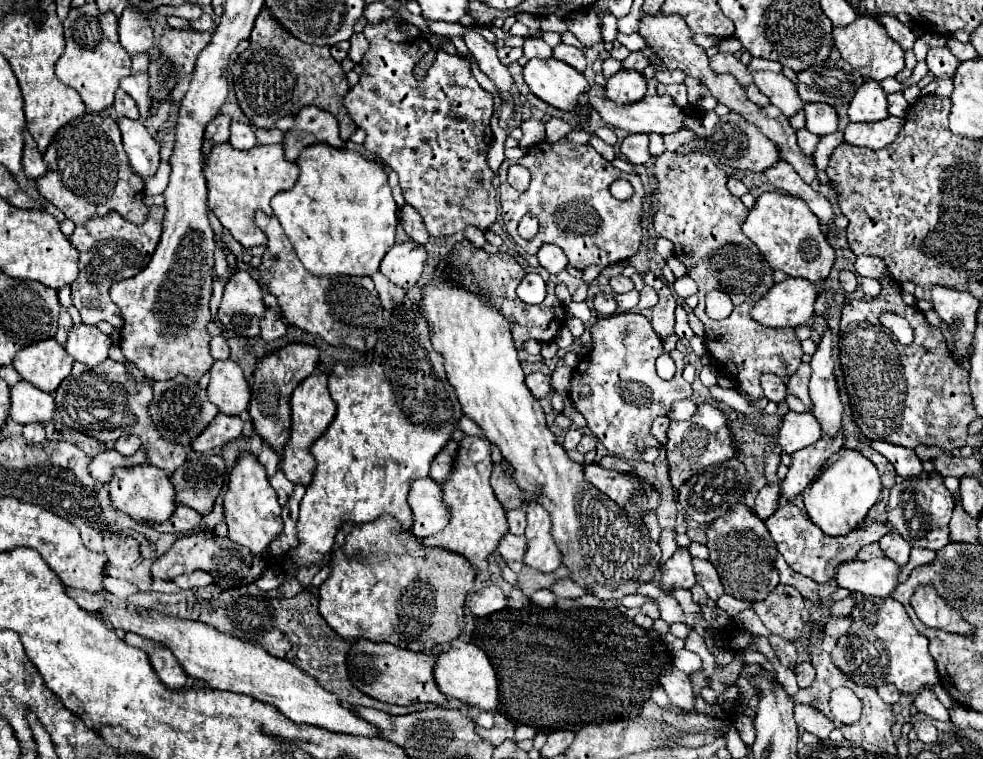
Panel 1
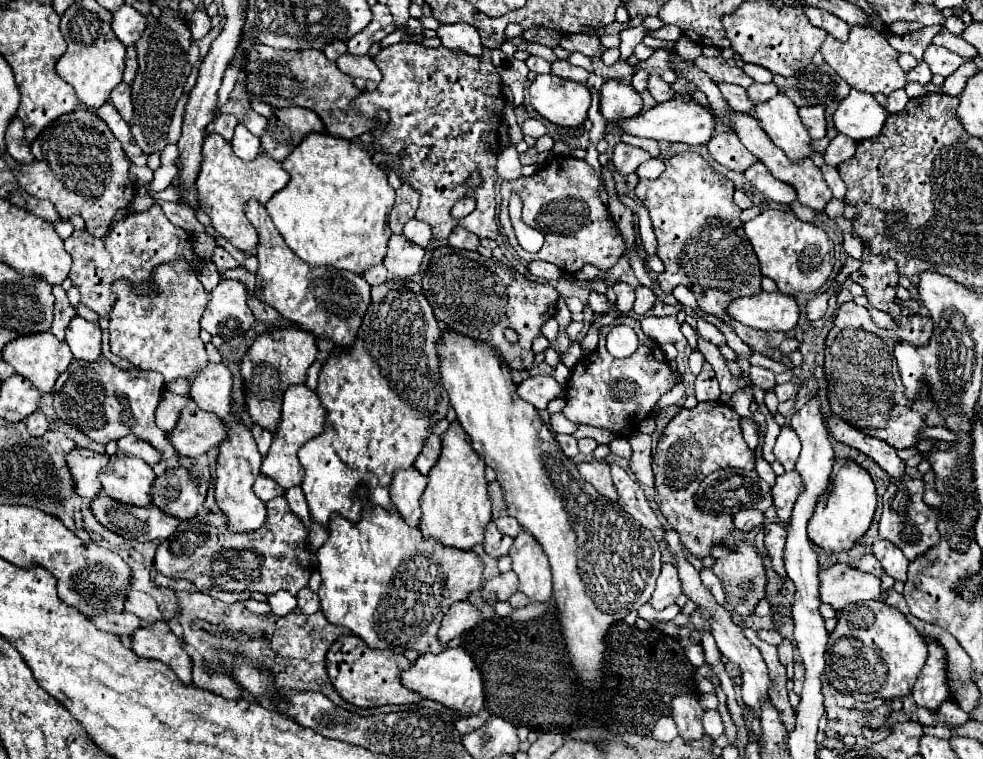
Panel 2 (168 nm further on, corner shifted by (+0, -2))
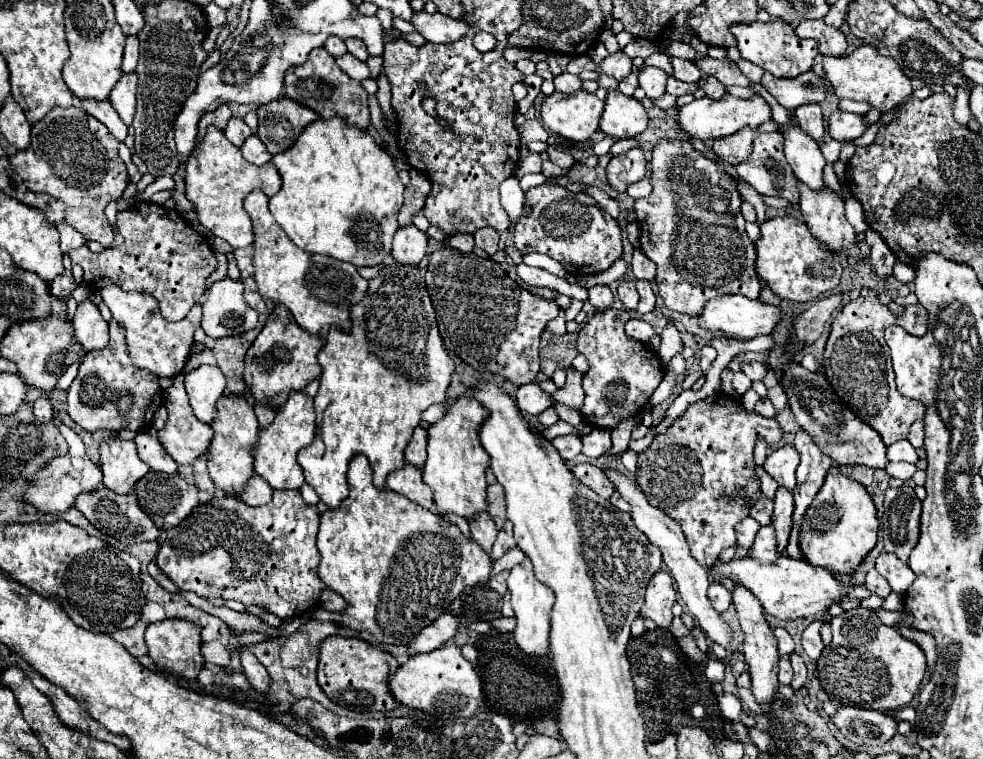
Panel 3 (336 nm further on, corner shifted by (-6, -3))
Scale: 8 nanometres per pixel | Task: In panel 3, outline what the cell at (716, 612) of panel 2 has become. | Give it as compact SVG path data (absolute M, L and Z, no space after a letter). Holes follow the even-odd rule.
M605 471L607 477L611 479L611 483L615 485L615 489L621 493L621 497L625 501L631 503L631 515L633 515L633 521L637 525L637 529L641 529L649 541L661 549L661 555L663 555L663 563L669 567L673 579L677 581L677 591L681 595L681 599L685 601L687 609L689 609L689 615L699 623L699 627L703 629L703 633L713 641L713 643L719 643L723 647L731 647L733 641L735 641L735 633L731 629L731 625L723 619L723 615L719 611L713 611L713 605L709 603L709 597L707 597L707 589L709 589L709 569L701 567L693 557L691 557L691 551L689 551L689 545L687 545L687 539L685 539L685 533L681 531L681 525L673 523L673 519L669 519L665 513L661 513L657 507L649 505L649 501L645 499L645 495L639 491L639 487L629 481L625 475L621 475L619 471Z

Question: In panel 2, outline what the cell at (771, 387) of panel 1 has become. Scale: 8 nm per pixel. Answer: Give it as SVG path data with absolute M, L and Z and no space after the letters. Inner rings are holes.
M751 366L749 368L749 378L753 384L757 384L763 390L773 390L775 388L775 374L767 368L759 368L759 366Z

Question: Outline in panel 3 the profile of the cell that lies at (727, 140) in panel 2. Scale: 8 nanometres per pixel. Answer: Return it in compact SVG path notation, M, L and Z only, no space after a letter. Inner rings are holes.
M773 121L769 123L763 123L763 127L759 129L753 129L753 127L745 127L745 131L737 131L737 135L731 135L731 137L725 137L725 139L717 139L713 141L713 149L715 153L735 165L735 163L743 163L745 159L749 159L749 155L753 153L753 139L759 135L759 133L769 133L778 131L779 125L775 125Z

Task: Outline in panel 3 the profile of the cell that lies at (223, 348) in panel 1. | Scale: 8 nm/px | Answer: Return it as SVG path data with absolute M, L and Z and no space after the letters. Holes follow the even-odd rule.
M205 347L201 353L195 353L195 355L189 359L185 371L191 371L193 367L199 367L199 365L215 365L215 355L213 355L213 351L211 351L209 347Z

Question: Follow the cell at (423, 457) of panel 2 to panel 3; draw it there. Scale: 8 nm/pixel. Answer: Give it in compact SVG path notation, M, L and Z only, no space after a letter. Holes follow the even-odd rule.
M417 427L415 433L413 433L413 439L409 441L409 445L407 445L407 449L405 449L405 459L407 459L407 463L411 463L411 465L423 469L425 457L427 457L427 451L425 451L425 449L427 449L427 431L421 429L421 427Z

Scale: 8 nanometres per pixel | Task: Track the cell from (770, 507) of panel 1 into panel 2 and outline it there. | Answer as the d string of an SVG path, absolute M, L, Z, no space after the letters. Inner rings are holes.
M741 510L733 516L735 528L743 534L747 534L753 528L759 528L763 524L763 512L755 512L755 510Z

